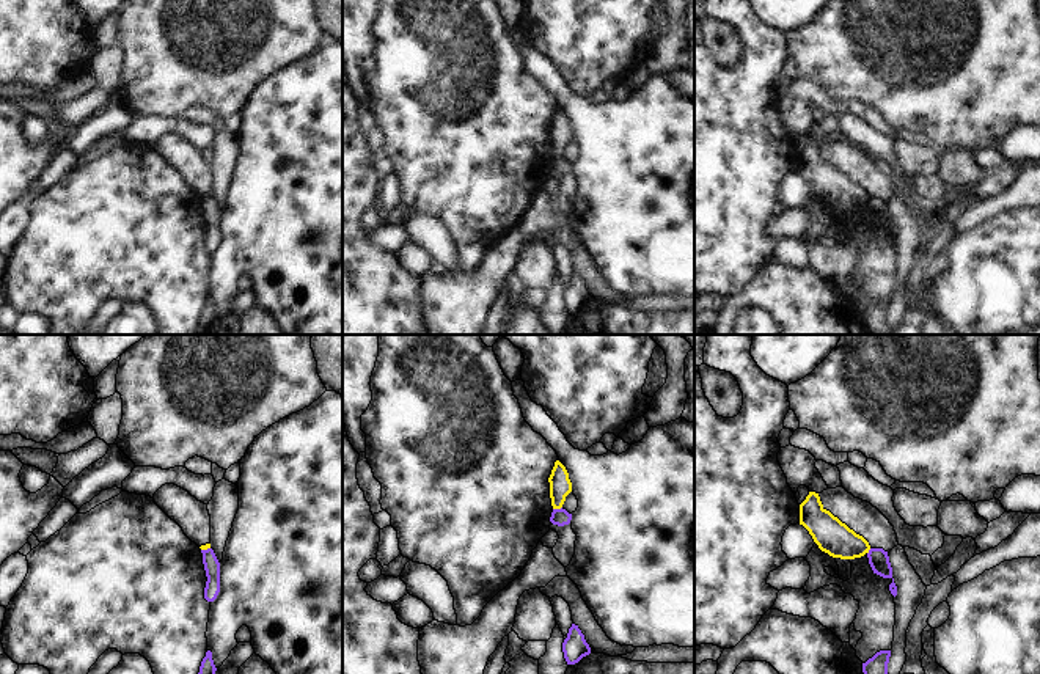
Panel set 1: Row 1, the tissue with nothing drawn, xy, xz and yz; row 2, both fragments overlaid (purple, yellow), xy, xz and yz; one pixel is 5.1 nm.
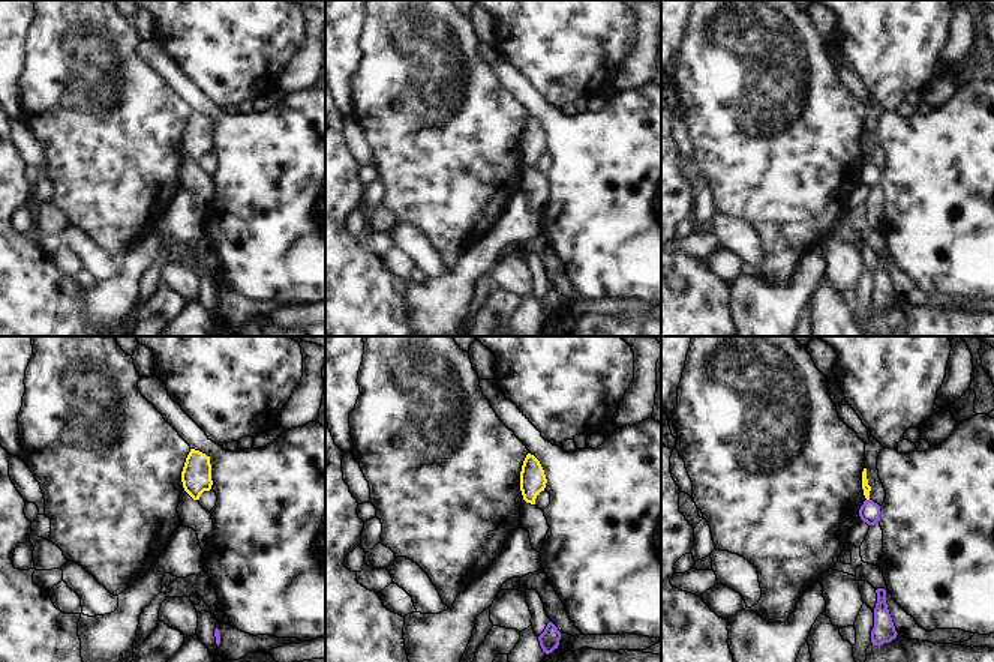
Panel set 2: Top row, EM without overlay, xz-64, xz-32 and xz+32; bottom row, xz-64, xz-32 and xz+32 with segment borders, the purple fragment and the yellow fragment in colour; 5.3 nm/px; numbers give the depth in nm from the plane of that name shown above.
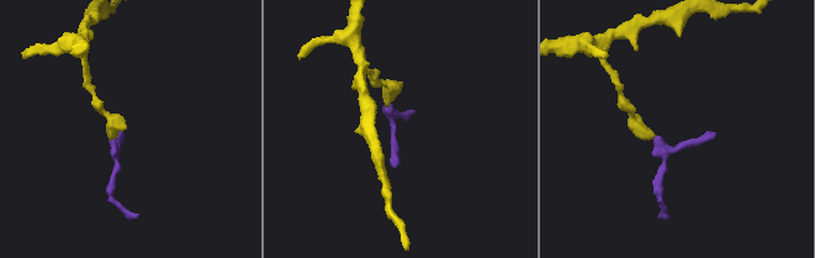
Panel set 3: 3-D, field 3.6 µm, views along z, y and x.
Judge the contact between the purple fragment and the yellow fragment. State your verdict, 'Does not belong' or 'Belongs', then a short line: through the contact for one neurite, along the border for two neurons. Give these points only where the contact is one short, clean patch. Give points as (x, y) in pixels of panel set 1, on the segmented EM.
Does not belong. Line: xz (561, 506), (553, 509)

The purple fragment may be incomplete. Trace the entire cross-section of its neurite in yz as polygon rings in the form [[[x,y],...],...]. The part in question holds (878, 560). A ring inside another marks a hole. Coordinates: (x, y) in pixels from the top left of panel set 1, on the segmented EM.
[[[870,548],[867,558],[873,573],[883,578],[892,578],[892,567],[888,551],[884,551],[883,548]]]

